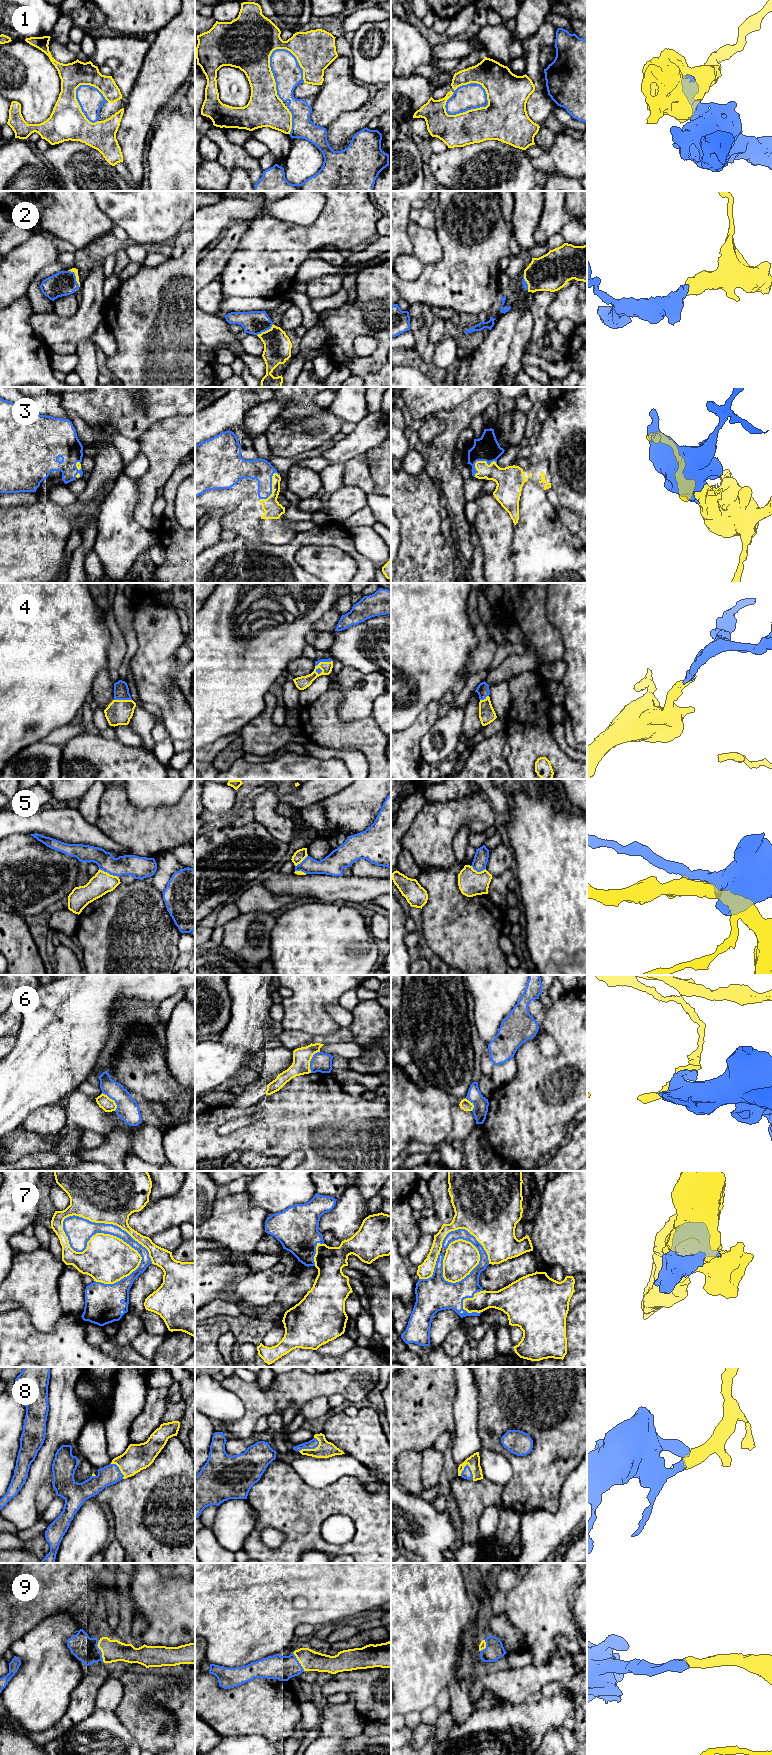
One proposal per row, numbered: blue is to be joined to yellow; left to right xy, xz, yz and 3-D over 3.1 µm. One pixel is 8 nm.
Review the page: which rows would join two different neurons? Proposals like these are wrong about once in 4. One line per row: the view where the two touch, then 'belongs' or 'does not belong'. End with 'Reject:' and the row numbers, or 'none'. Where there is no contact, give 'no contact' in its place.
1: meets yellow in yz; belongs
2: meets yellow in xy; belongs
3: meets yellow in yz; belongs
4: meets yellow in xy; belongs
5: meets yellow in xy; does not belong
6: meets yellow in xz; does not belong
7: meets yellow in xy; belongs
8: meets yellow in xz; belongs
9: meets yellow in xy; belongs
Reject: 5, 6

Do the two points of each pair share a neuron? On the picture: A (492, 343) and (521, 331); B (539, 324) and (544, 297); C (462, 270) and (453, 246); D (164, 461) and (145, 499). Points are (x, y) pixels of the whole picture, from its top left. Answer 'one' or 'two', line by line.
A: two
B: one
C: one
D: one

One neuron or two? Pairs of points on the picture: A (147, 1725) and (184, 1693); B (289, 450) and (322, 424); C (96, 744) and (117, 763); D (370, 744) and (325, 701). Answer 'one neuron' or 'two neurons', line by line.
A: two neurons
B: one neuron
C: one neuron
D: one neuron

